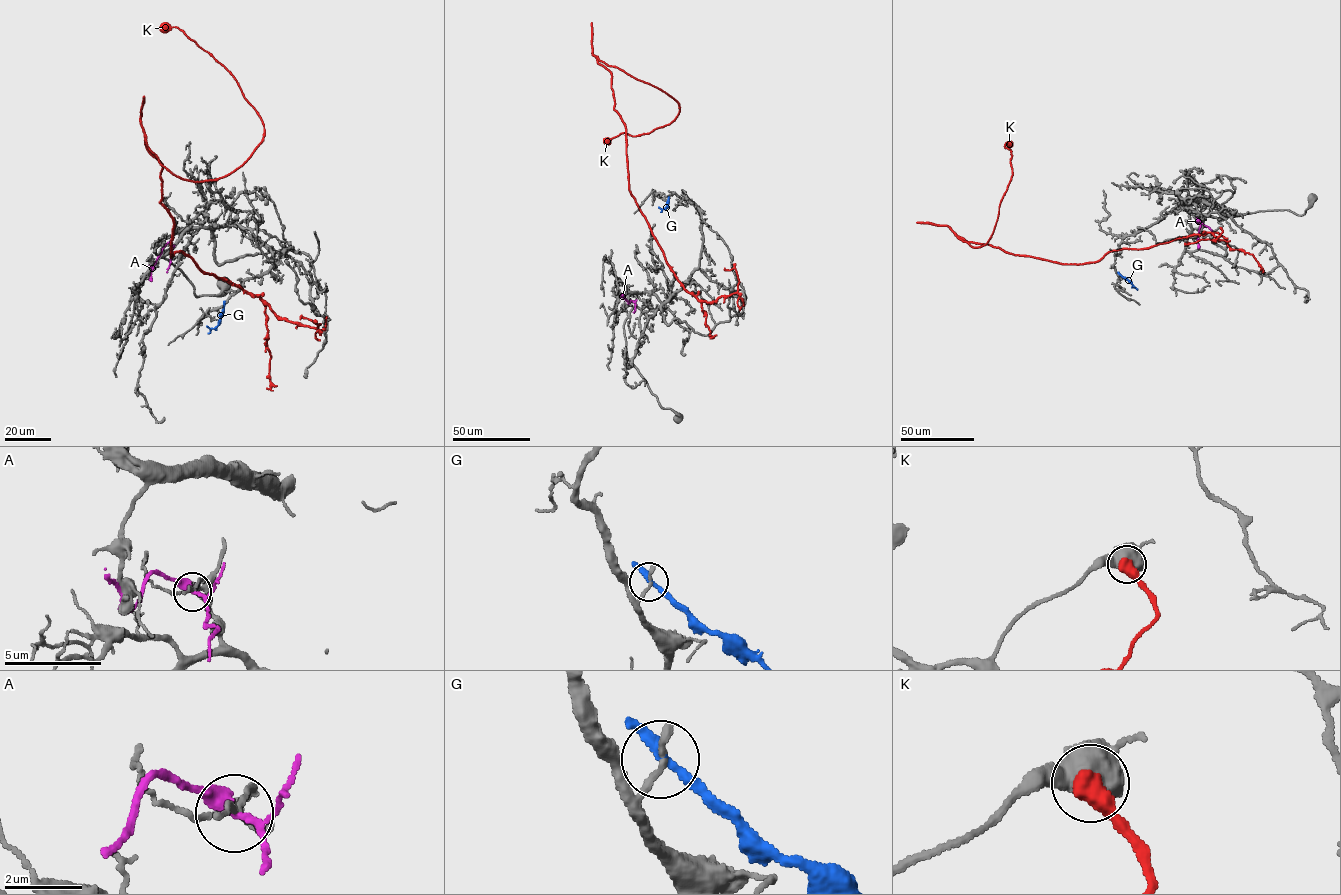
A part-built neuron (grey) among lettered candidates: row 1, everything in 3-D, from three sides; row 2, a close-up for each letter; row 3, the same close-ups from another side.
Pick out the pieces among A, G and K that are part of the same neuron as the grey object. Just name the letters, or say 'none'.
none

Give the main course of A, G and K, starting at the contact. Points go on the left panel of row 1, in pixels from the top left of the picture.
A: (171, 242), (162, 249), (152, 267), (151, 281)
G: (224, 304), (220, 322), (208, 333)
K: (326, 317), (280, 319), (171, 257), (145, 135), (198, 182), (264, 127), (231, 72), (160, 27)

